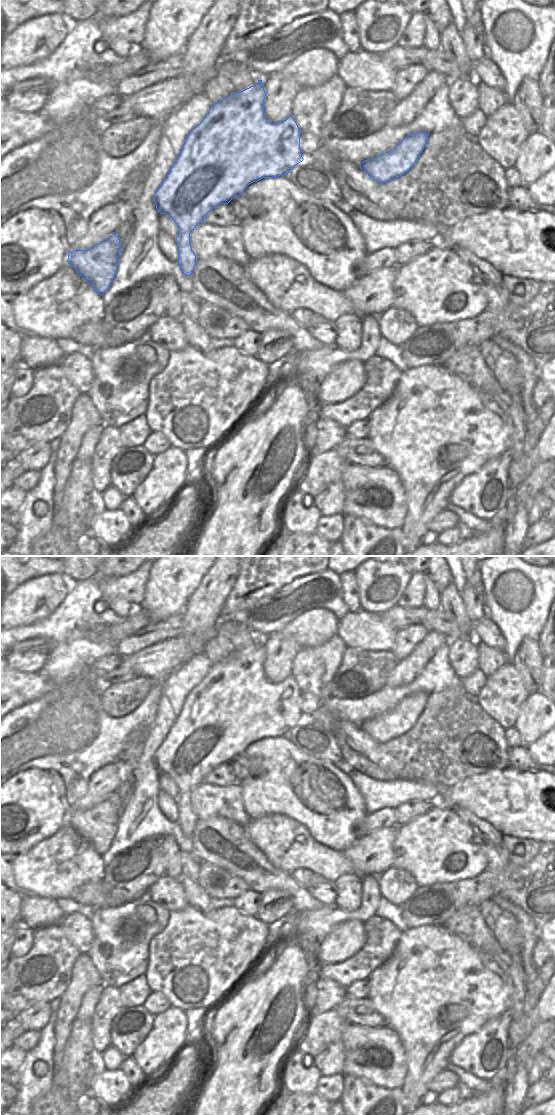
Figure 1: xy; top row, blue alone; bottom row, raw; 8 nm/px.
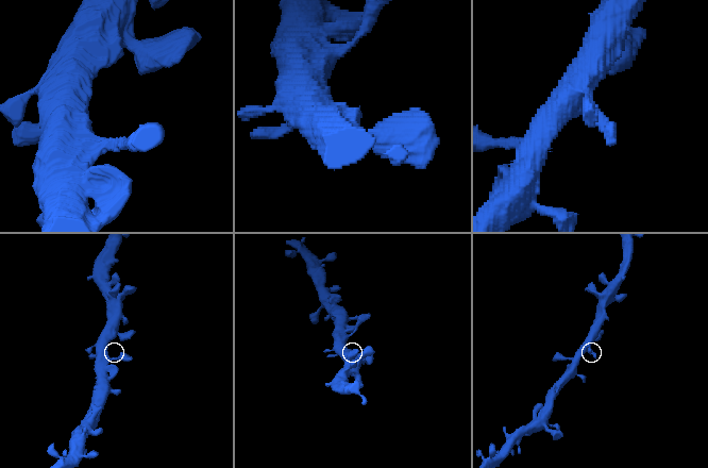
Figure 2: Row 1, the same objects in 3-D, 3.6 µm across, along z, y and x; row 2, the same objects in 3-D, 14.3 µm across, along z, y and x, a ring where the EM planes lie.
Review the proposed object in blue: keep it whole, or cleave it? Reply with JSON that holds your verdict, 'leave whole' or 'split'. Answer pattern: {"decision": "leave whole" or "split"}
{"decision": "leave whole"}

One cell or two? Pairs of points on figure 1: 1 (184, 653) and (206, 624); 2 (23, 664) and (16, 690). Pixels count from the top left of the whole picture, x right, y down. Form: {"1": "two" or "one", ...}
{"1": "two", "2": "two"}

